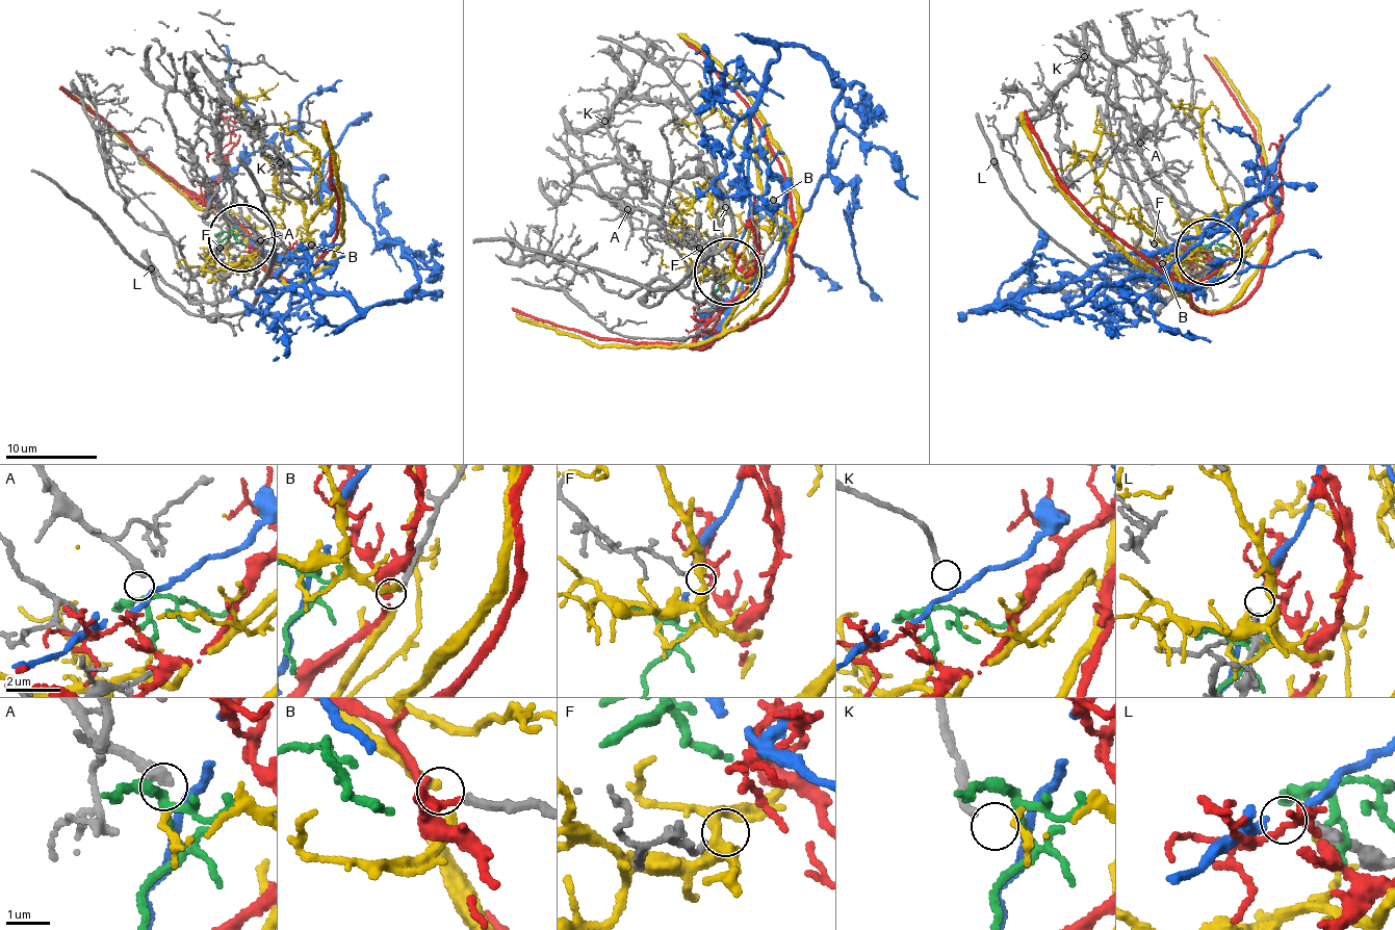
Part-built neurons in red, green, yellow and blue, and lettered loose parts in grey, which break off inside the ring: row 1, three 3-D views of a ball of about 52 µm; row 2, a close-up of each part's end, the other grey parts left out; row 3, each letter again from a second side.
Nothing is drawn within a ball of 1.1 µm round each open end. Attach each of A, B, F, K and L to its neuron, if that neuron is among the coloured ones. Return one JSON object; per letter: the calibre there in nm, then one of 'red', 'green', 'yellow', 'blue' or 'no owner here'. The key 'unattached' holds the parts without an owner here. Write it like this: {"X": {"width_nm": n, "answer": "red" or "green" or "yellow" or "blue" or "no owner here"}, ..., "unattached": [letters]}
{"A": {"width_nm": 360, "answer": "green"}, "B": {"width_nm": 160, "answer": "red"}, "F": {"width_nm": 120, "answer": "yellow"}, "K": {"width_nm": 180, "answer": "no owner here"}, "L": {"width_nm": 240, "answer": "no owner here"}, "unattached": ["K", "L"]}

